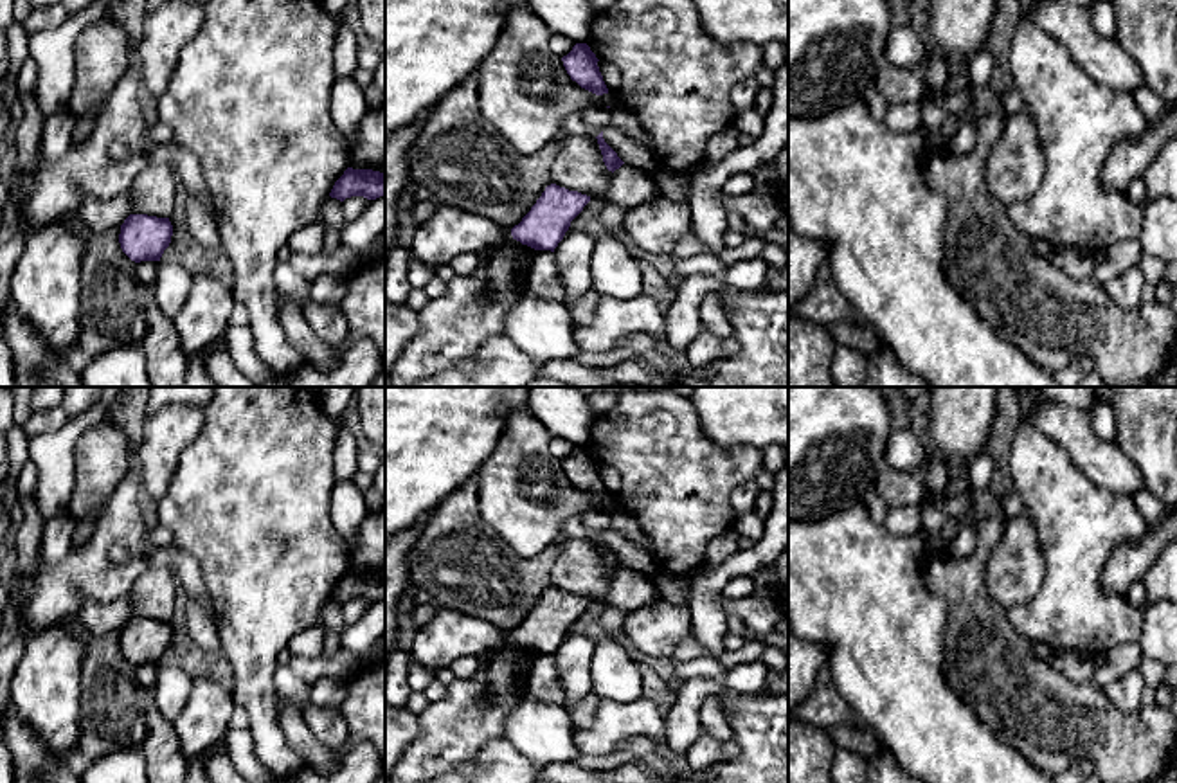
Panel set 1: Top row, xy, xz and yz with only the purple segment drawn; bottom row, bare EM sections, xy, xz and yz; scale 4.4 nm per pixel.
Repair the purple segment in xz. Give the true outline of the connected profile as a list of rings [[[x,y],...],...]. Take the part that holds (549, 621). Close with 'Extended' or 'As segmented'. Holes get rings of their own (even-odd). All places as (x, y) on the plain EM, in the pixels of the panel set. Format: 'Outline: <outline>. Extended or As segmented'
Outline: [[[551,587],[511,634],[457,608],[437,607],[436,616],[418,630],[410,655],[432,671],[450,668],[468,655],[481,657],[511,641],[535,653],[554,655],[588,605],[587,598]]]. Extended

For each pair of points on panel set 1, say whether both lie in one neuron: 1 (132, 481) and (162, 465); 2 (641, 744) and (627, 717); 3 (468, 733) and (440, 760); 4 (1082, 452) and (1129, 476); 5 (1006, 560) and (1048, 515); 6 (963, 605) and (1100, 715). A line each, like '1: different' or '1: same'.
1: different
2: different
3: same
4: same
5: different
6: same

